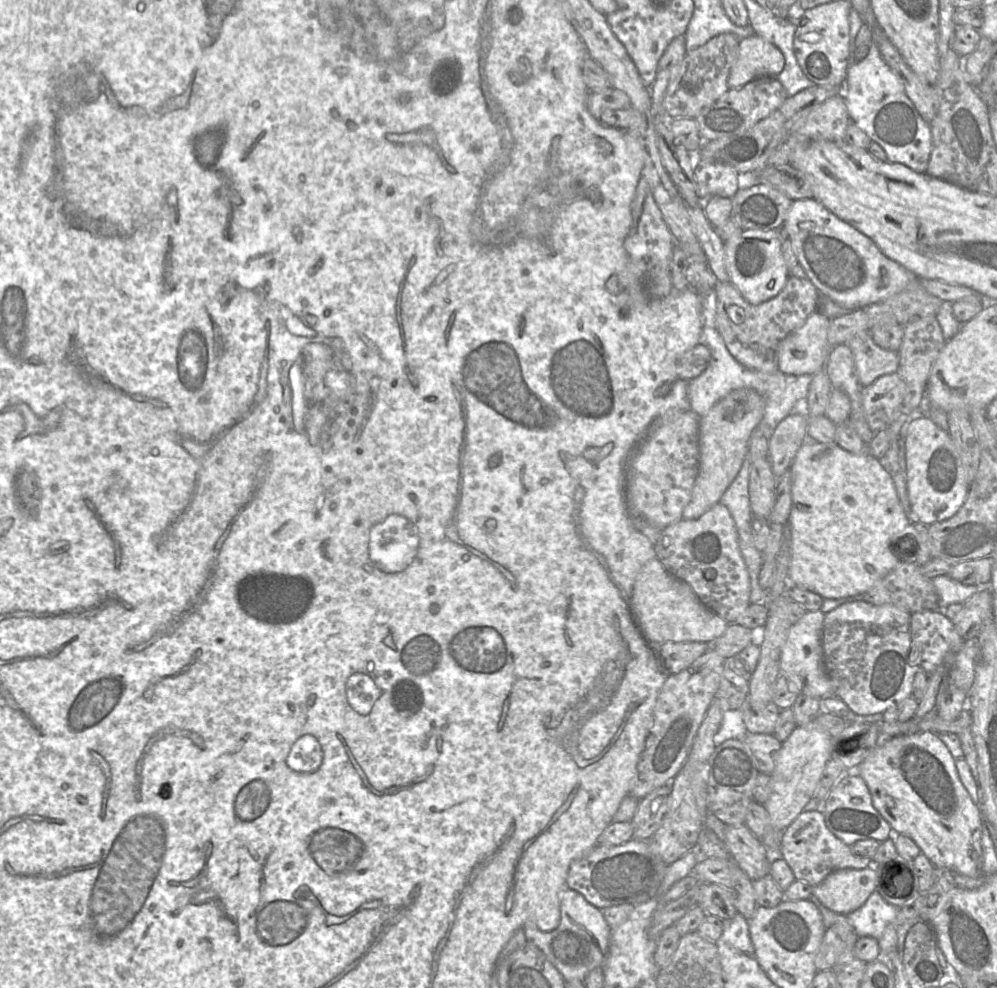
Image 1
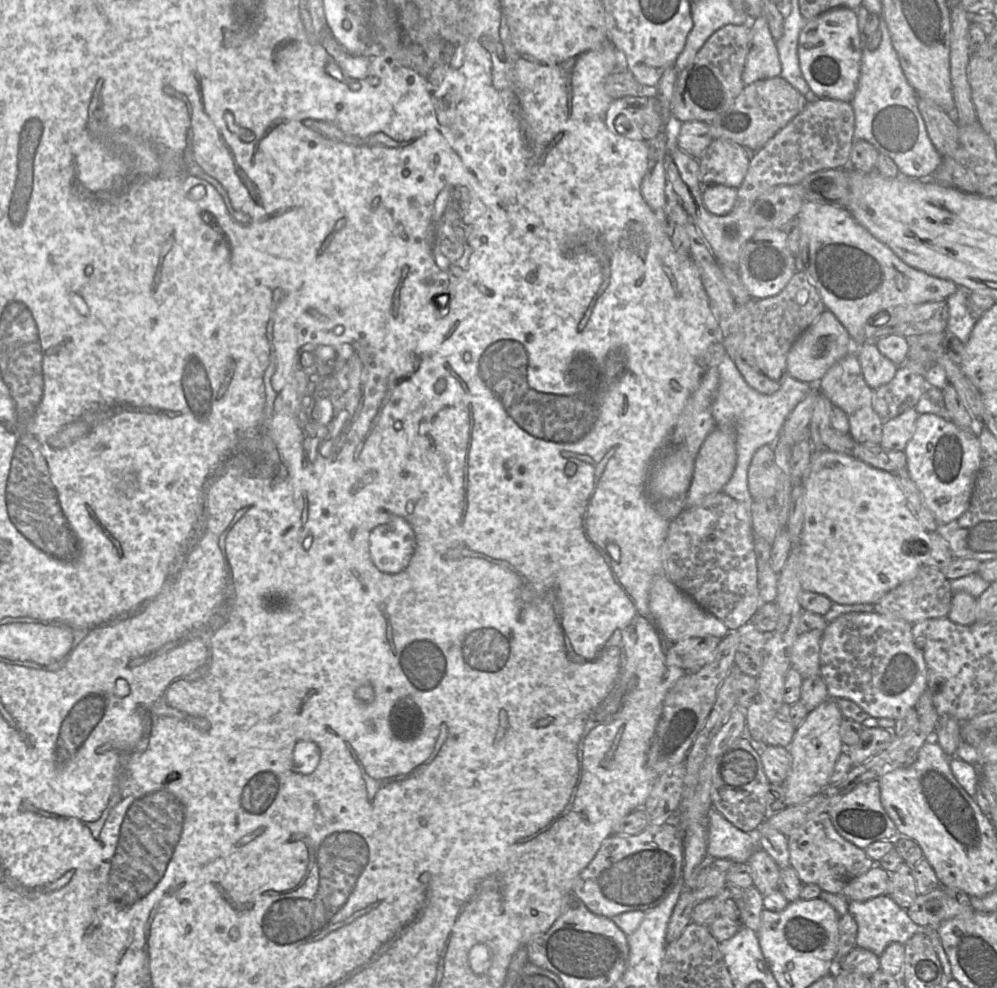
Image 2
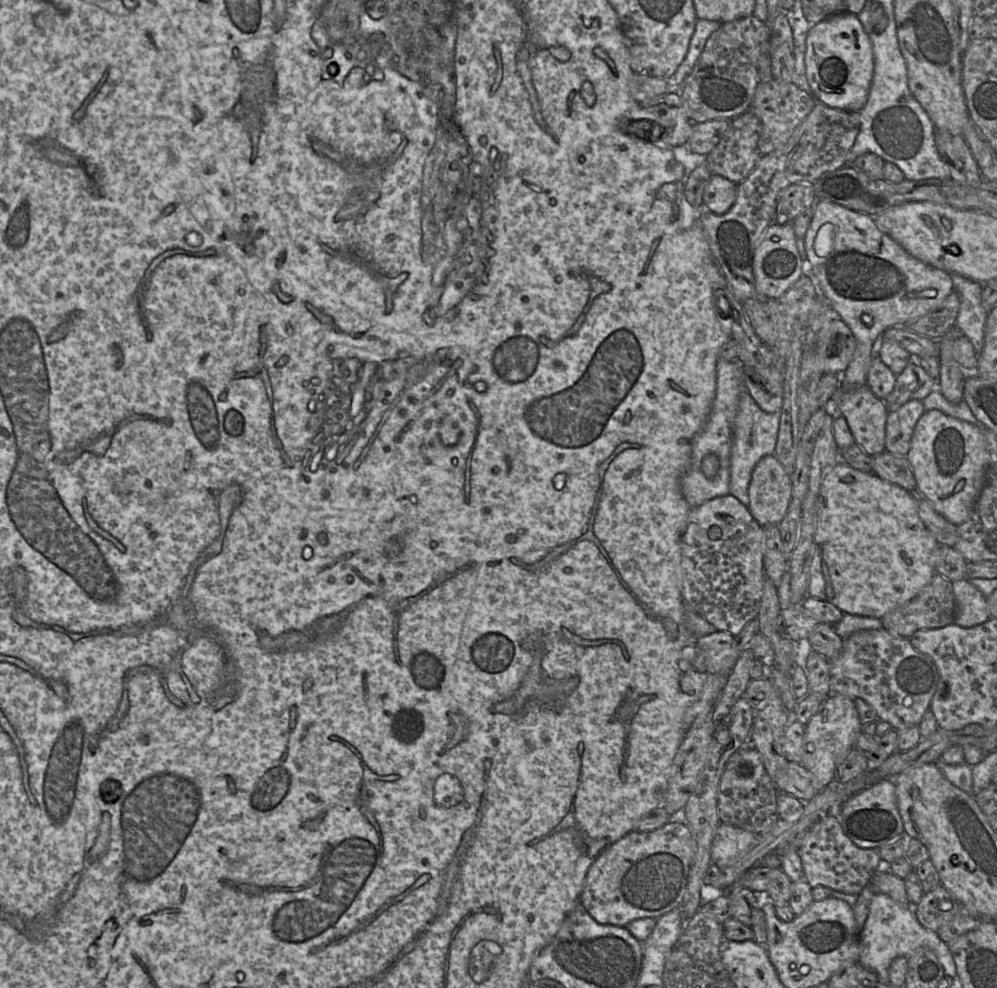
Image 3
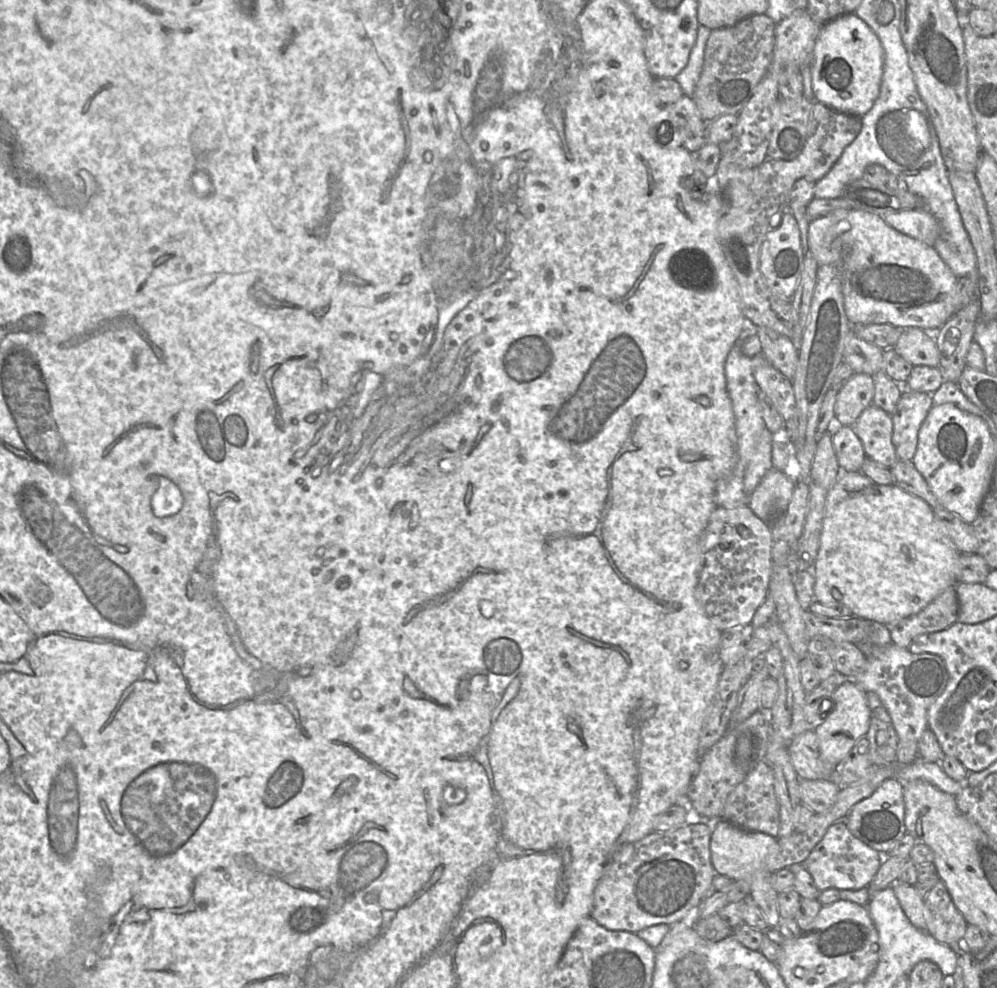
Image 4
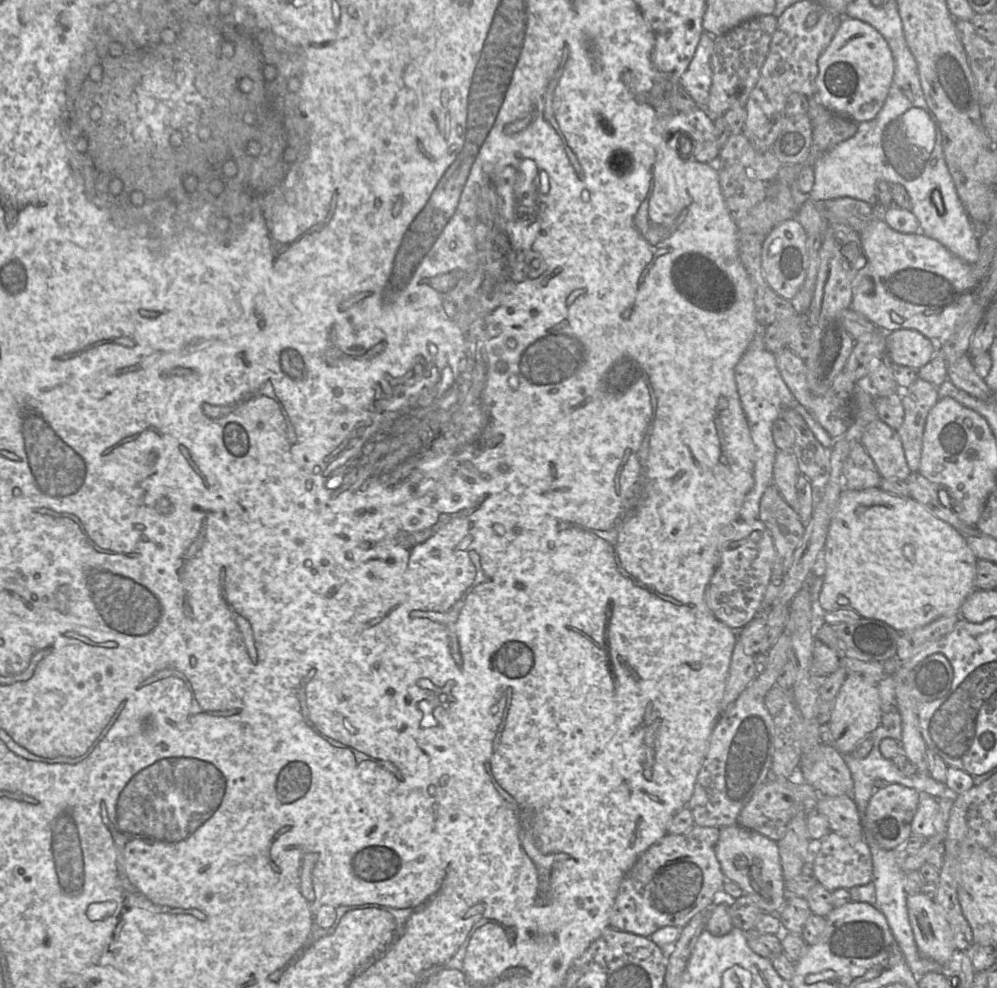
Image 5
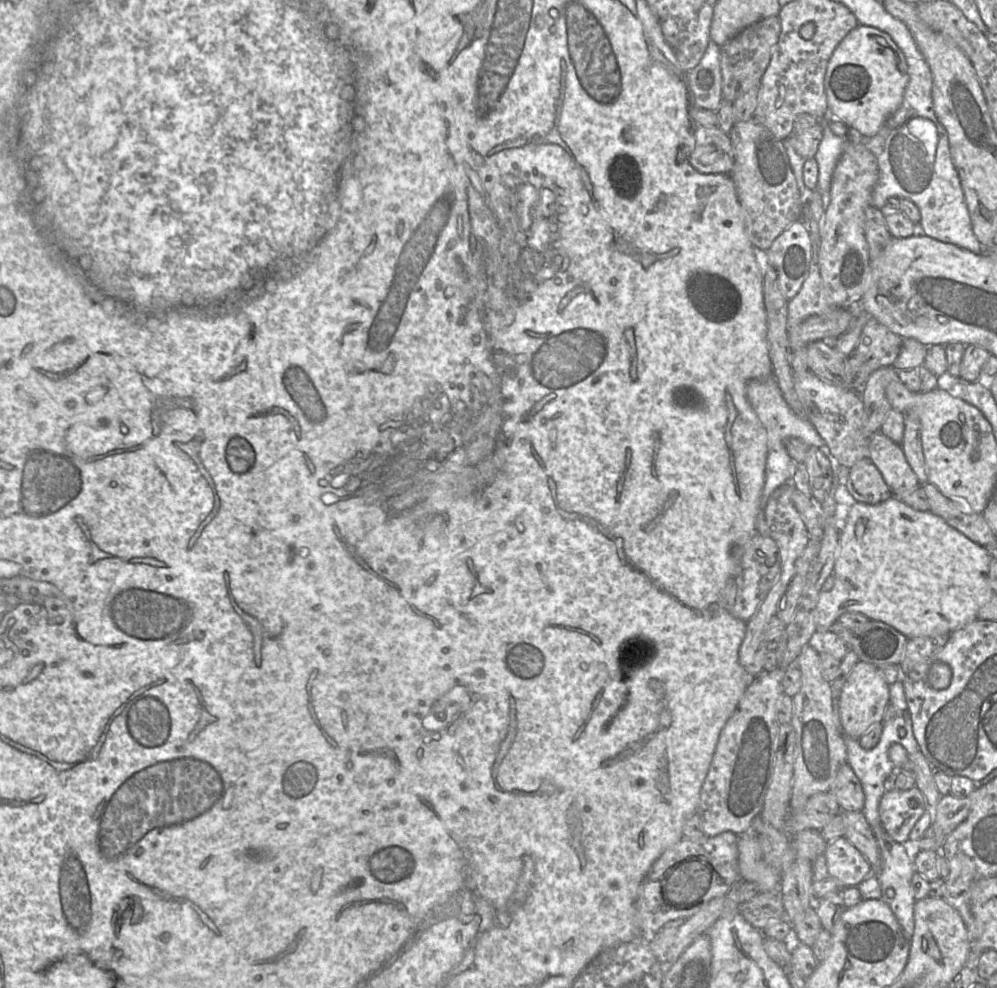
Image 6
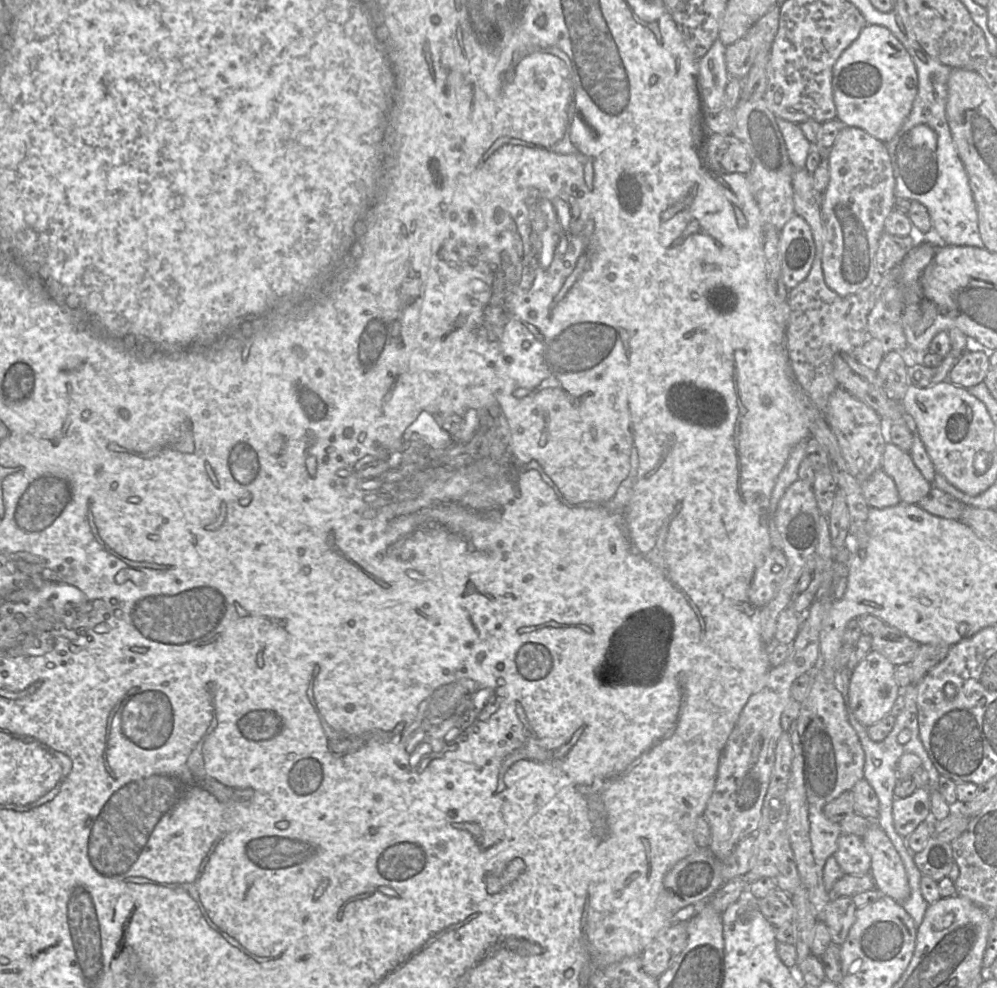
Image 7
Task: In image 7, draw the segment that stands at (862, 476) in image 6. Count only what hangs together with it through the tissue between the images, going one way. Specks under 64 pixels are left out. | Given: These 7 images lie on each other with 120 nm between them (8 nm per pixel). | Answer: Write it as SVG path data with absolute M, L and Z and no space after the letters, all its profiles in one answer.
M881 468L861 484L861 490L870 508L884 509L901 502L895 483Z

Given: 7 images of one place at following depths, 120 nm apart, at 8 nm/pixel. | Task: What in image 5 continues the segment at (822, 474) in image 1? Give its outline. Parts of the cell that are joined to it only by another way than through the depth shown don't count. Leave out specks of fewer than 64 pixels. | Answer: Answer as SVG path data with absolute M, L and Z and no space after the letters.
M879 487L862 491L853 491L843 488L828 531L825 547L819 560L818 570L821 571L823 576L819 604L823 612L851 609L858 613L860 617L883 621L898 632L912 630L922 627L943 615L960 614L961 605L975 589L974 579L977 560L967 545L965 538L957 530L934 516L922 504L911 497L894 496Z

